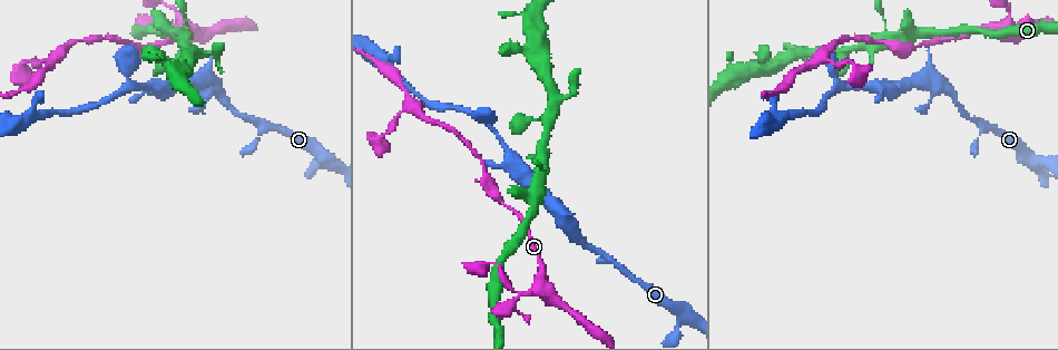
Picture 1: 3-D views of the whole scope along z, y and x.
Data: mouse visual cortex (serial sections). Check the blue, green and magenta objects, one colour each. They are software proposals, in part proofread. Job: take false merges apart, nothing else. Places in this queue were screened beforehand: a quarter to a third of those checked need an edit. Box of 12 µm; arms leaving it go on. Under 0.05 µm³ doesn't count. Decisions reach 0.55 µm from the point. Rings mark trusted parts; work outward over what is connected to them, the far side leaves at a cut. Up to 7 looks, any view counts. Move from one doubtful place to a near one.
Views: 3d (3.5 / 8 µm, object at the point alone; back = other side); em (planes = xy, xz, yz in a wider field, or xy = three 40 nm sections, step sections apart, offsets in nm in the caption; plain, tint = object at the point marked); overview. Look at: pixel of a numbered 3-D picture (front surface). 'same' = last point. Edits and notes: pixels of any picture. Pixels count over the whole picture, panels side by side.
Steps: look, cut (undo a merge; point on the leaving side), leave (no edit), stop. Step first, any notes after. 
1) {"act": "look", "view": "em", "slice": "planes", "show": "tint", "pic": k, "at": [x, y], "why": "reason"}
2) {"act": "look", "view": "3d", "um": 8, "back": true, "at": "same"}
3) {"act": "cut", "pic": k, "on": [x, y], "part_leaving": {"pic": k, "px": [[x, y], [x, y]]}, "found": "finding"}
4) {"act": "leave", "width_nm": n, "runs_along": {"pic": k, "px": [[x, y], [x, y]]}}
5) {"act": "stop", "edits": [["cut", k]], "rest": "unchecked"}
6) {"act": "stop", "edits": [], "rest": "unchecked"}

{"act": "look", "view": "3d", "um": 8, "pic": 1, "at": [1005, 23], "why": "small branch off a trunk"}

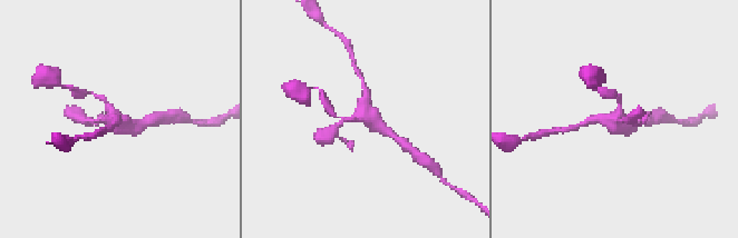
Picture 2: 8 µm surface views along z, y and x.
{"act": "look", "view": "em", "slice": "planes", "show": "tint", "pic": 2, "at": [363, 114], "arms": 4, "arm_widths_nm": [150, 200, 200, 400], "why": "shape alone is not enough"}

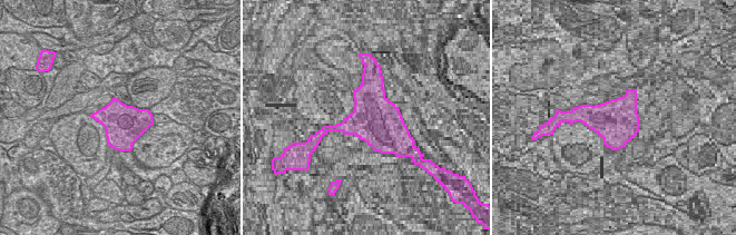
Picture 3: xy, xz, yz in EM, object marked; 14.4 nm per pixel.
{"act": "leave", "runs_along": {"pic": 2, "px": [[365, 85], [362, 116], [389, 132]]}, "found": "continuous, no second cell"}

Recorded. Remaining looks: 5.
{"act": "look", "view": "3d", "um": 3.5, "back": true, "pic": 1, "at": [567, 98], "why": "narrows sharply"}

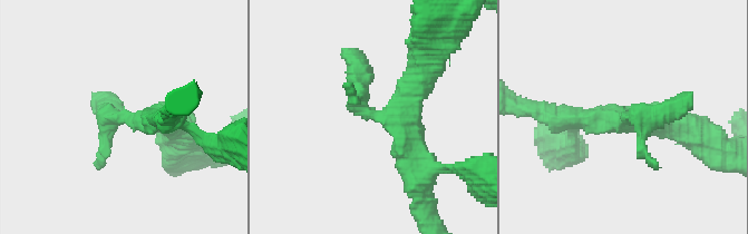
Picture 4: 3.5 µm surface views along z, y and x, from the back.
{"act": "look", "view": "em", "slice": "xy", "step": 3, "show": "tint", "pic": 4, "at": [120, 116], "why": "shape alone is not enough"}

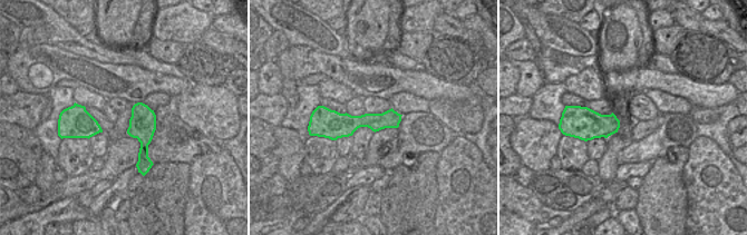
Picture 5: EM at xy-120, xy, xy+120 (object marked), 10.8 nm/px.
{"act": "look", "view": "em", "slice": "xy", "step": 2, "show": "tint", "at": "same"}

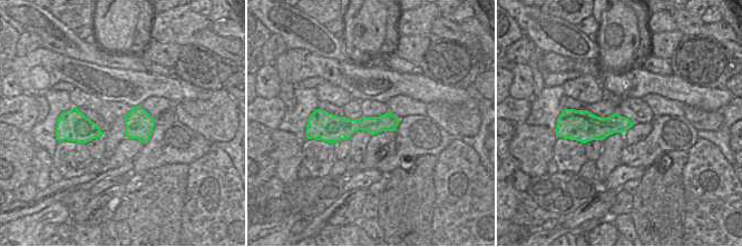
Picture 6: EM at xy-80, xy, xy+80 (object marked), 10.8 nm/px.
{"act": "leave", "runs_along": {"pic": 6, "px": [[323, 116], [331, 124], [396, 121]]}, "found": "all the same cell"}

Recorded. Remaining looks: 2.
{"act": "look", "view": "3d", "um": 3.5, "pic": 1, "at": [56, 53], "why": "three arms meet"}

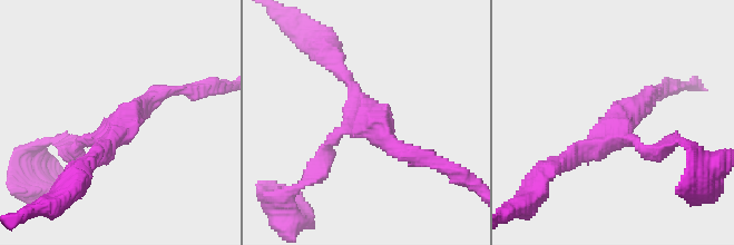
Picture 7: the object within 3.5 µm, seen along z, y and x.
{"act": "look", "view": "em", "slice": "xy", "step": 1, "show": "tint", "pic": 7, "at": [115, 126], "arms": 3, "arm_widths_nm": [150, 200, 200]}

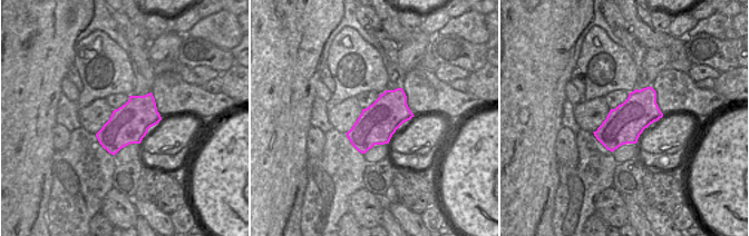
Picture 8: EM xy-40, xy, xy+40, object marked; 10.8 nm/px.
{"act": "leave", "runs_along": {"pic": 7, "px": [[164, 92], [71, 150]]}, "found": "all the same cell"}

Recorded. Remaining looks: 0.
{"act": "stop", "edits": [], "rest": "unchecked"}

